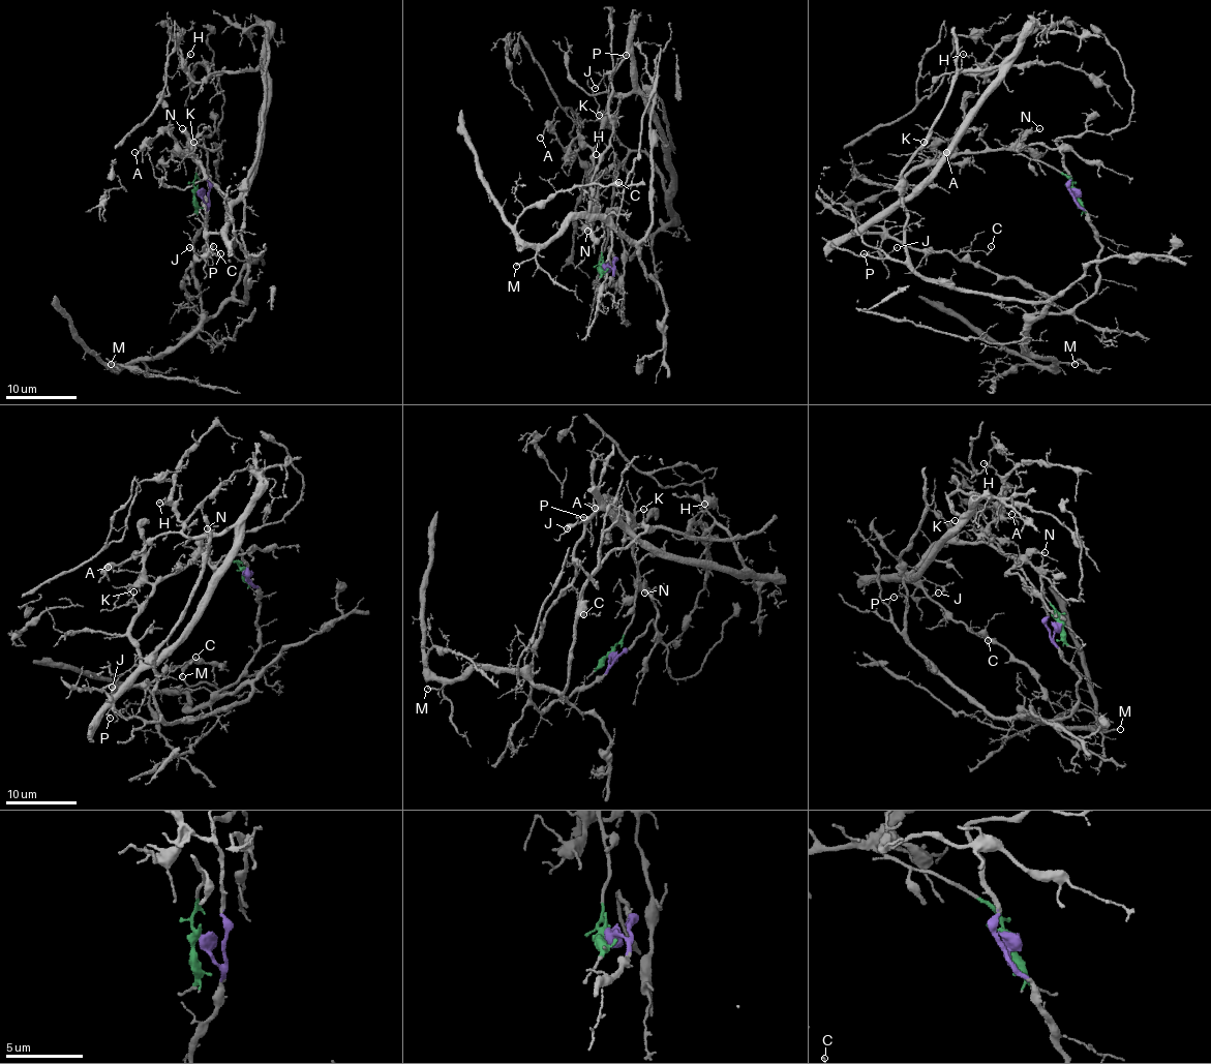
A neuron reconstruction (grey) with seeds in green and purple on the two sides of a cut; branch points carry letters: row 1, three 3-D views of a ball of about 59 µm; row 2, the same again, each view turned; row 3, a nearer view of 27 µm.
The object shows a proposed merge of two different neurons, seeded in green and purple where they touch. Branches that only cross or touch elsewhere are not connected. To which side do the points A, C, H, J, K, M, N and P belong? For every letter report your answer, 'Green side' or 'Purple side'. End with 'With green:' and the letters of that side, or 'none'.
A: Green side
C: Green side
H: Green side
J: Green side
K: Green side
M: Purple side
N: Green side
P: Green side
With green: A, C, H, J, K, N, P

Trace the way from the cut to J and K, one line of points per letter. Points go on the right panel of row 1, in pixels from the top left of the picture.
J: (1077, 191), (1066, 177), (1013, 150), (927, 159), (866, 232), (881, 237), (883, 256), (897, 247)
K: (1077, 191), (1066, 177), (1013, 150), (986, 149), (929, 159), (921, 152), (924, 142)

